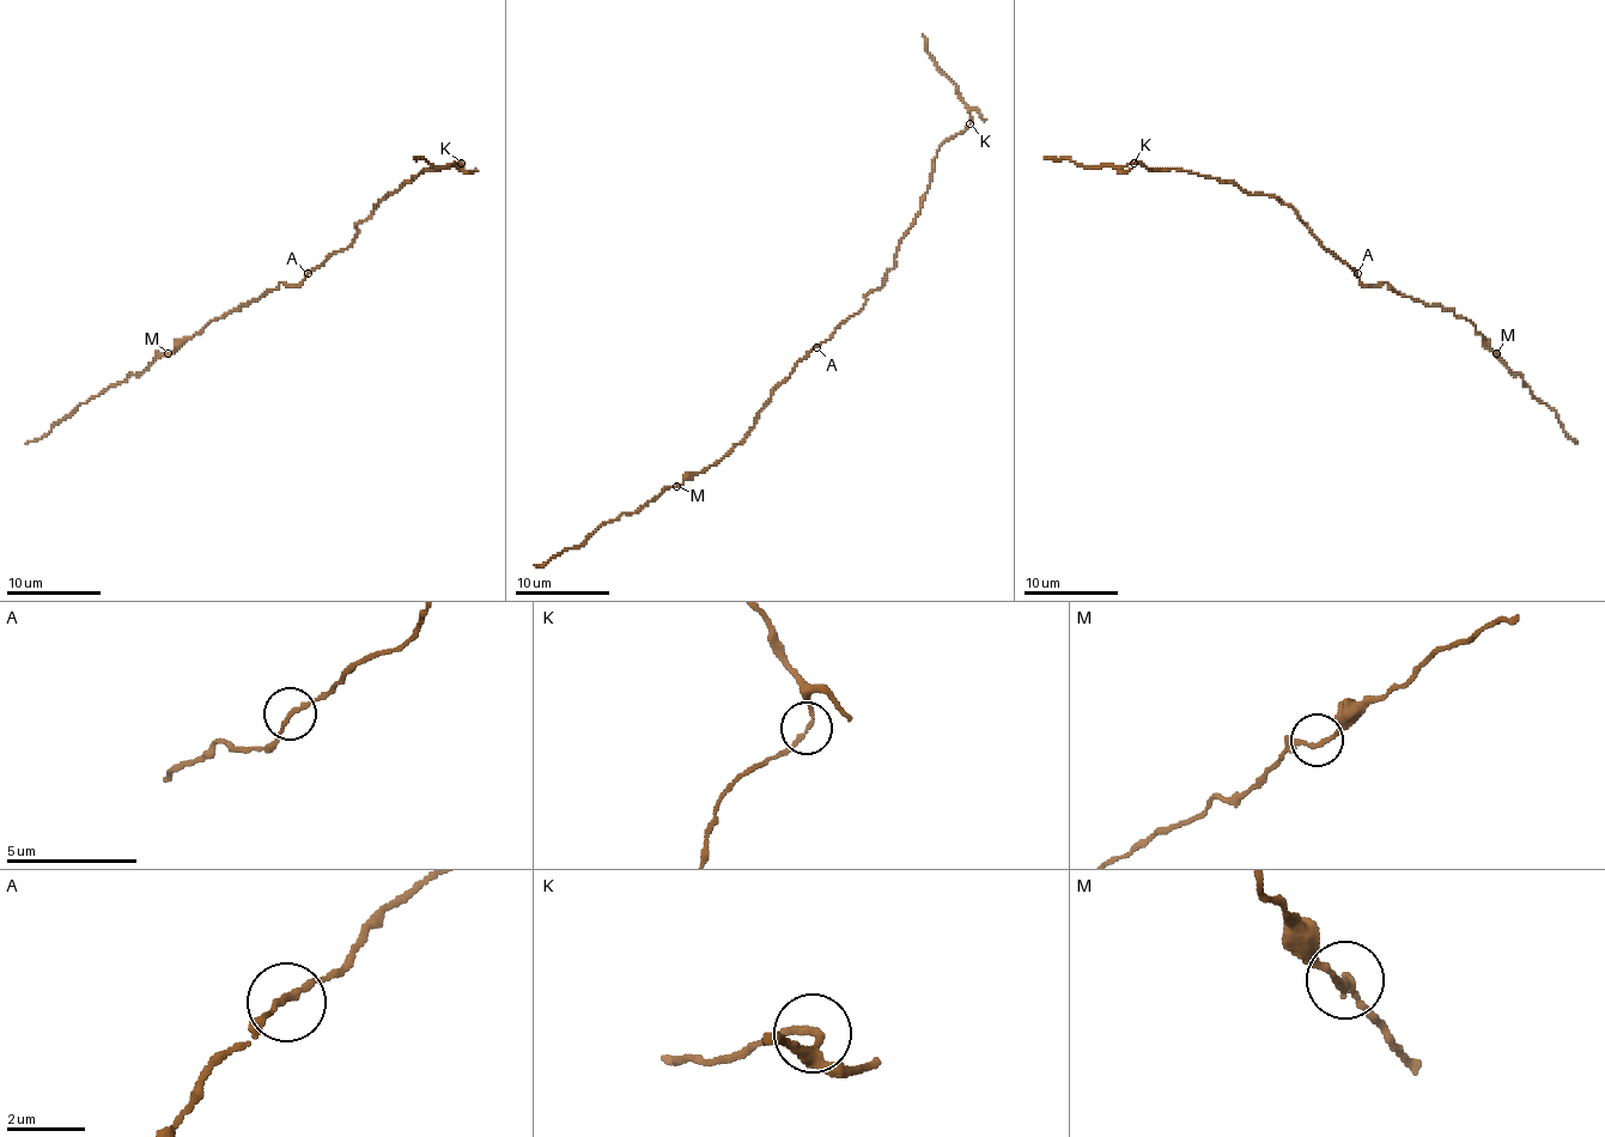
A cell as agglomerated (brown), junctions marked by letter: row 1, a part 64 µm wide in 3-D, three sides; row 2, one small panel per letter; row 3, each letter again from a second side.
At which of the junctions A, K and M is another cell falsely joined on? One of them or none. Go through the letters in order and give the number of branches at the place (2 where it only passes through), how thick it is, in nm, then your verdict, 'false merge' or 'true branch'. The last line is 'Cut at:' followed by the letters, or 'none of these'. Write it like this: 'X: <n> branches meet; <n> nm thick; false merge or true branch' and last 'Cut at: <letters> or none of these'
A: 2 branches meet; 150 nm thick; true branch
K: 2 branches meet; 140 nm thick; true branch
M: 2 branches meet; 150 nm thick; true branch
Cut at: none of these

